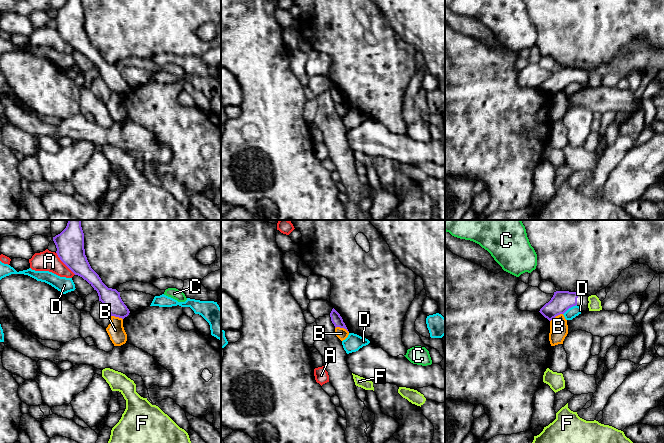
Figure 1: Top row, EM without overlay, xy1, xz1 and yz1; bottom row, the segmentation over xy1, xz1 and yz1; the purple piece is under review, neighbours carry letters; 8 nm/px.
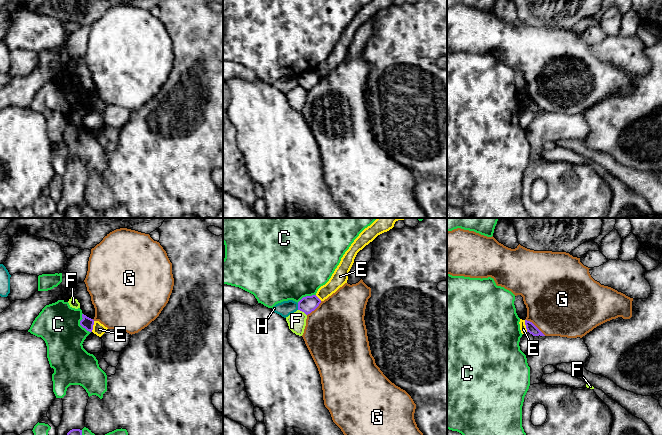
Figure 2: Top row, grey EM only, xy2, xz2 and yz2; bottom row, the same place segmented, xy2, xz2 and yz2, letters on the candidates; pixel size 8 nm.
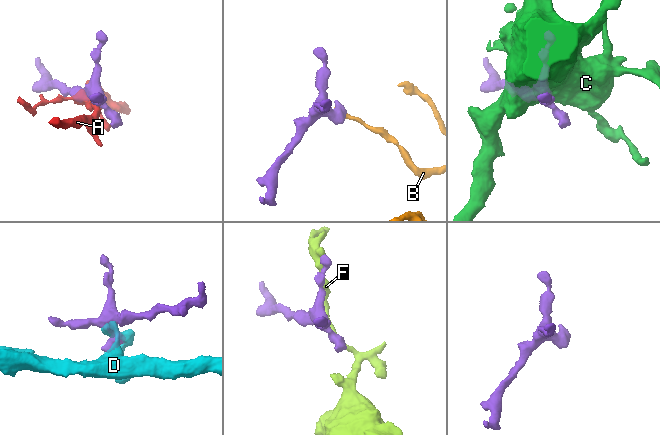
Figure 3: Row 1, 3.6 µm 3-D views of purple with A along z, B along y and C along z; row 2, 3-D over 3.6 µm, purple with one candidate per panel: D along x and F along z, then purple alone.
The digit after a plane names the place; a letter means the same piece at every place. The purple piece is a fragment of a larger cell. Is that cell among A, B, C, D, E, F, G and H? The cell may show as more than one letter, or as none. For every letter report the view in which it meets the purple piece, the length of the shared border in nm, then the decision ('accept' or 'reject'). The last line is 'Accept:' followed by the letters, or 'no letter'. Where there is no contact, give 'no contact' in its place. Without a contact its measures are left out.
A: contact in xy1; length 240 nm; reject
B: contact in xz1; length 120 nm; reject
C: contact in xy2; length 170 nm; reject
D: contact in yz1; length 140 nm; reject
E: contact in yz2; length 100 nm; reject
F: contact in xz2; length 90 nm; reject
G: contact in yz2; length 220 nm; reject
H: contact in xz2; length 60 nm; reject
Accept: no letter

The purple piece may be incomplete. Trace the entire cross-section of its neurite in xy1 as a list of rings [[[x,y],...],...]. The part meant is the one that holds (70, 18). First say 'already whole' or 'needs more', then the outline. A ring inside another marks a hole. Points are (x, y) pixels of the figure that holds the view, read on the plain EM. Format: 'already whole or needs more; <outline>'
already whole; [[[67,0],[66,4],[53,13],[60,36],[75,50],[86,56],[97,67],[111,92],[124,95],[130,89],[116,65],[108,64],[91,44],[84,25],[84,9],[81,0]]]

